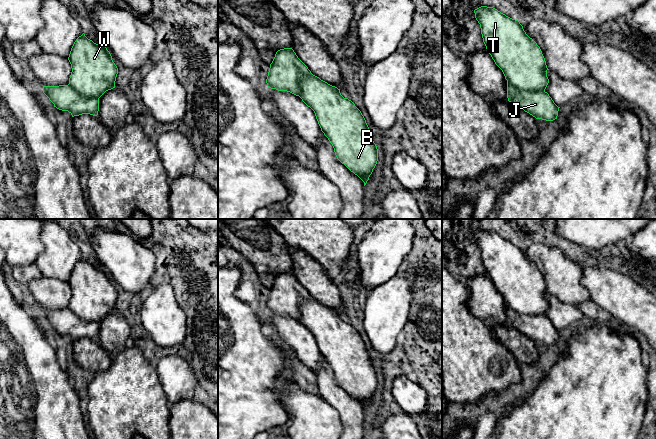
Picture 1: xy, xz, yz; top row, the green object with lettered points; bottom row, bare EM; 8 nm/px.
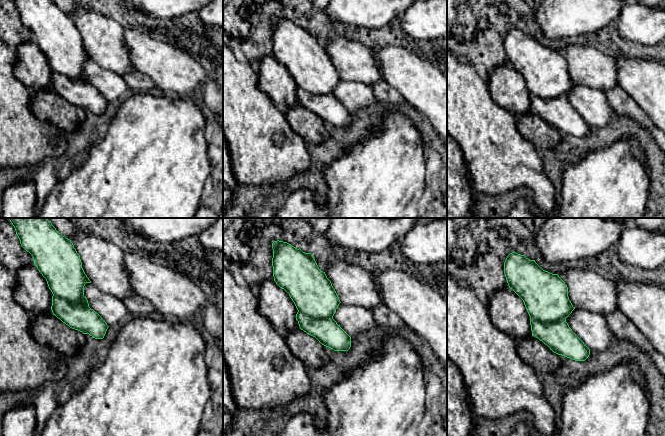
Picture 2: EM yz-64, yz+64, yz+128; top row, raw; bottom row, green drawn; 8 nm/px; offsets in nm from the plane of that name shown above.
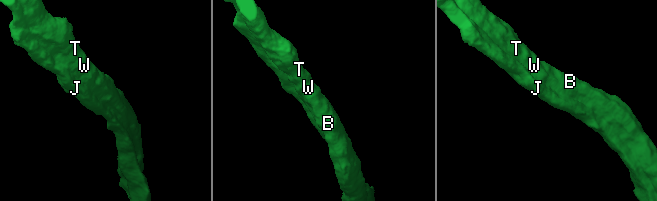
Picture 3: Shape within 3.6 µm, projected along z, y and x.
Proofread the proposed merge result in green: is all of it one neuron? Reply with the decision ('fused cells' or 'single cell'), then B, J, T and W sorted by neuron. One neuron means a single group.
single cell; B J T W

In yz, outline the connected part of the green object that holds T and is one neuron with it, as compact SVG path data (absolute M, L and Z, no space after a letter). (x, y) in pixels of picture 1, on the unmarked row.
M493 231L474 234L483 266L507 304L508 325L536 343L553 345L559 332L545 315L549 303L545 282L518 244Z

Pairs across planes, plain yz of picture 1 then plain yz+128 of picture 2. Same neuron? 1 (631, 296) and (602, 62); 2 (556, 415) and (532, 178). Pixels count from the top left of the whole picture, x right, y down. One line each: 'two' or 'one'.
1: two
2: two

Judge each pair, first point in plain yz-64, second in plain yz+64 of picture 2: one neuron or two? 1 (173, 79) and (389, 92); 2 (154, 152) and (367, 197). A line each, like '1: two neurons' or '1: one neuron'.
1: two neurons
2: one neuron

